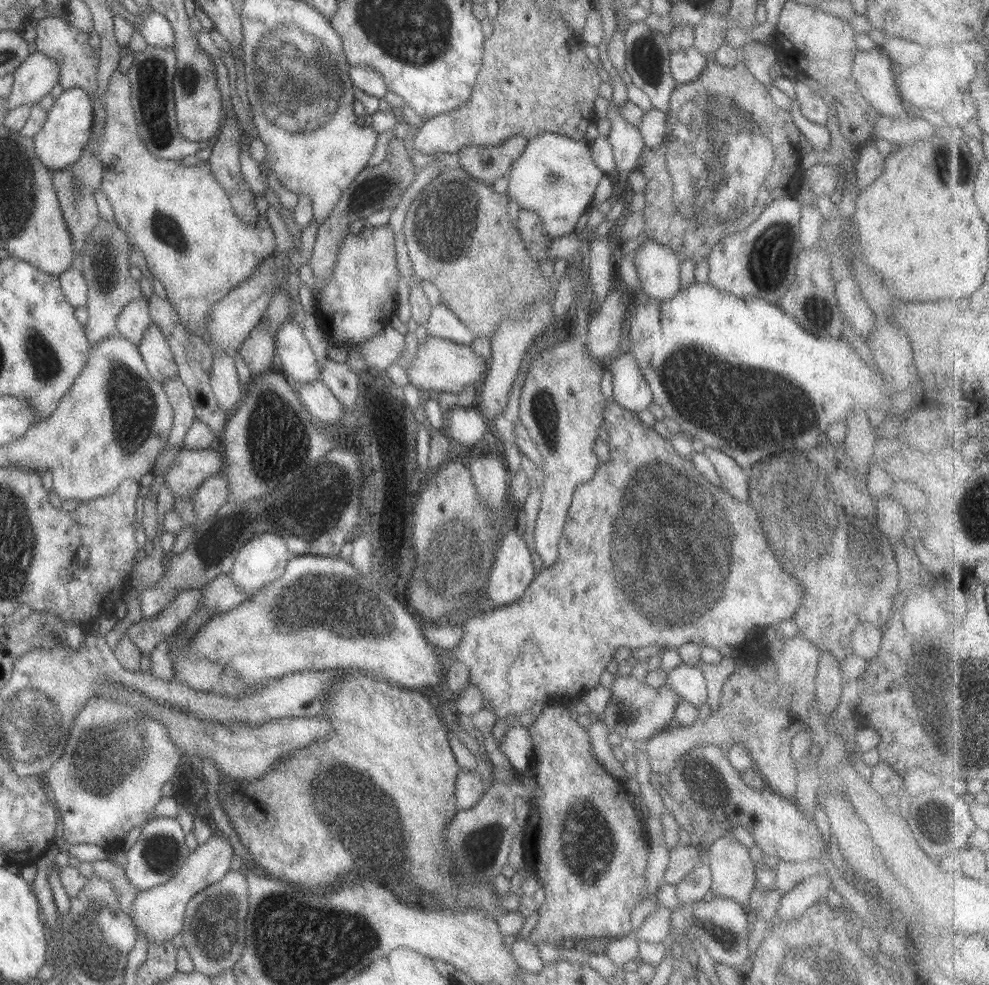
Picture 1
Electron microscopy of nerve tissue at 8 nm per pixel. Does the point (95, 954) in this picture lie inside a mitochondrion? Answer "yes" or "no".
yes

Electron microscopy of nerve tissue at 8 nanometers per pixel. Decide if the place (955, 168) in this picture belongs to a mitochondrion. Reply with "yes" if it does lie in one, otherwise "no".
yes

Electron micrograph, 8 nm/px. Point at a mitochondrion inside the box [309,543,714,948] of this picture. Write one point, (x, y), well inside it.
(584, 848)

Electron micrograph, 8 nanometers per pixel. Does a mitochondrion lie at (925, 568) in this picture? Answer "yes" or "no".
no

